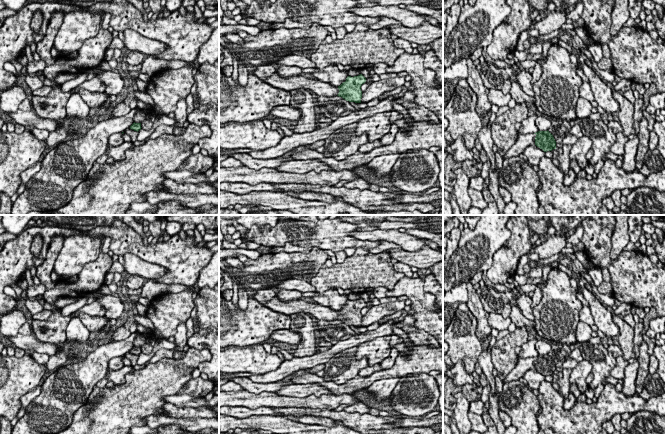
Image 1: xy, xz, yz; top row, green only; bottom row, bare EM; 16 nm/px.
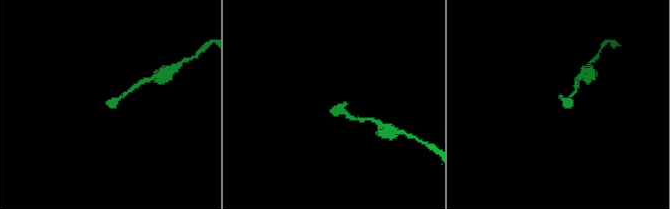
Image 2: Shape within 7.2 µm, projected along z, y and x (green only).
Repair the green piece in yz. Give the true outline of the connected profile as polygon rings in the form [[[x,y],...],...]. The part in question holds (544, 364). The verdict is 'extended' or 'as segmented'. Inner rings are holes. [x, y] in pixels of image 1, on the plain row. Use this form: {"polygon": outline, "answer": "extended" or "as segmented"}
{"polygon": [[[547,355],[519,359],[515,368],[507,375],[503,382],[519,380],[529,369],[536,369],[544,376],[556,373],[556,365],[553,359]]], "answer": "extended"}

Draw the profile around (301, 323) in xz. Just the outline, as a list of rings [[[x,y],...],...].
[[[300,312],[290,316],[290,330],[299,333],[302,336],[302,341],[299,345],[294,347],[295,352],[293,357],[312,356],[319,352],[316,345],[314,323],[312,316],[305,312]]]

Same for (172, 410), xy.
[[[166,403],[163,406],[167,417],[172,418],[217,418],[219,414],[210,409],[210,406],[200,407],[179,407],[172,403]]]

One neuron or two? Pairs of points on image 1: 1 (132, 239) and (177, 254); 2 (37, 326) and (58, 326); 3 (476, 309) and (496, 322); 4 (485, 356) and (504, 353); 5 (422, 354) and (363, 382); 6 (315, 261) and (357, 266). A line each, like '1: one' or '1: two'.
1: one
2: one
3: two
4: two
5: one
6: two

